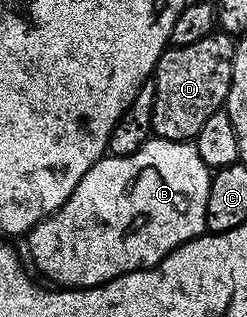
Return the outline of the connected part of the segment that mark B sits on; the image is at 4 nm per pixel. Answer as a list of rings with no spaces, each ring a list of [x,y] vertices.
[[[153,136],[134,155],[105,155],[82,175],[70,199],[27,234],[32,261],[52,280],[49,282],[78,289],[97,288],[135,269],[152,269],[170,251],[206,232],[206,199],[211,182],[212,173],[202,163],[202,155],[198,155],[195,144],[186,141],[167,141]]]

